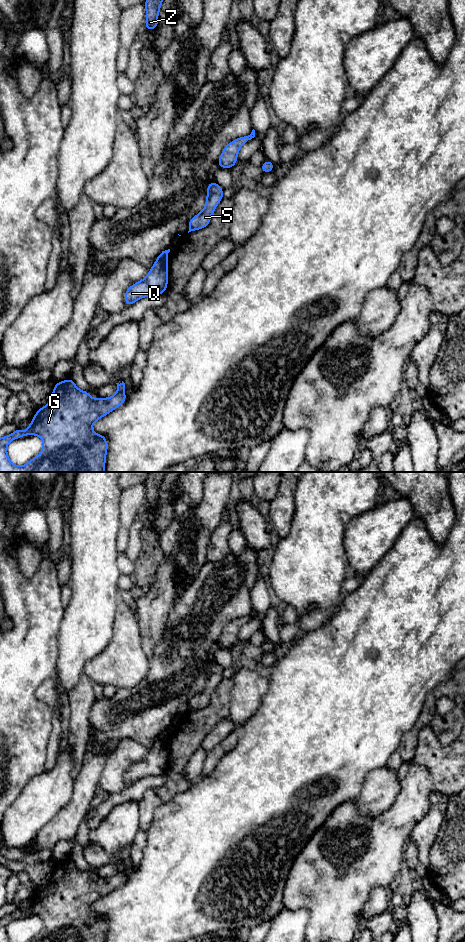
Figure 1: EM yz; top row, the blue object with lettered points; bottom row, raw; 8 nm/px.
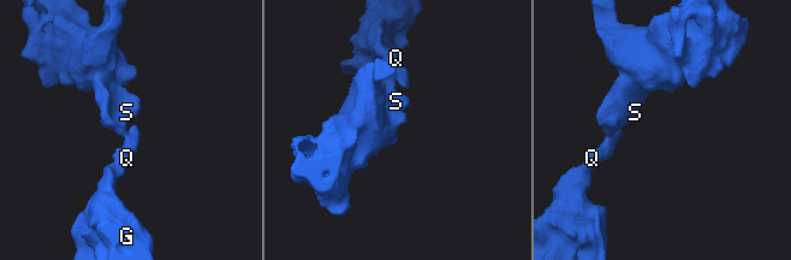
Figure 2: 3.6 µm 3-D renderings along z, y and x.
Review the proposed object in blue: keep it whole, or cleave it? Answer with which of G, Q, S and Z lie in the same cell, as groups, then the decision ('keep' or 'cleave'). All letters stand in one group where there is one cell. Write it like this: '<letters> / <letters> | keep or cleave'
G Q / S Z | cleave

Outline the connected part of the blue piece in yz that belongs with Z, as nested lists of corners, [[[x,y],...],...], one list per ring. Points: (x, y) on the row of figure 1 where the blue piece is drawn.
[[[146,0],[146,24],[144,30],[155,30],[158,26],[158,14],[163,0]]]

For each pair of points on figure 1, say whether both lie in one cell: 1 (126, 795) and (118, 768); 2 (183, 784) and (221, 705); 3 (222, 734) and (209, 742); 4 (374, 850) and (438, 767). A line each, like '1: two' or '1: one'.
1: two
2: one
3: one
4: two

